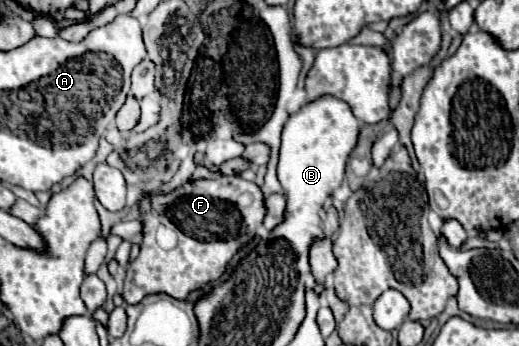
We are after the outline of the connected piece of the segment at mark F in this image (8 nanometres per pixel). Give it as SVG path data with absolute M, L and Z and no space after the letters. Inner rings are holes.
M239 175L191 179L167 195L143 195L139 201L143 241L139 257L127 267L121 289L125 303L135 305L153 293L167 293L173 299L187 301L191 291L219 279L227 271L229 261L253 241L257 227L263 225L263 215L267 213L263 199L261 187ZM161 225L177 235L173 249L163 249L157 243Z

